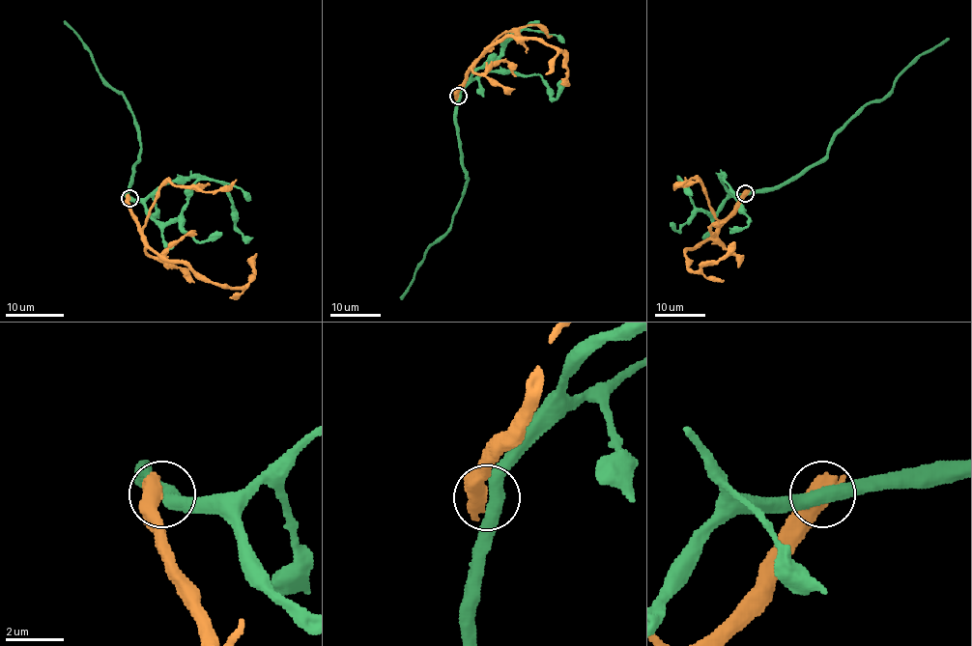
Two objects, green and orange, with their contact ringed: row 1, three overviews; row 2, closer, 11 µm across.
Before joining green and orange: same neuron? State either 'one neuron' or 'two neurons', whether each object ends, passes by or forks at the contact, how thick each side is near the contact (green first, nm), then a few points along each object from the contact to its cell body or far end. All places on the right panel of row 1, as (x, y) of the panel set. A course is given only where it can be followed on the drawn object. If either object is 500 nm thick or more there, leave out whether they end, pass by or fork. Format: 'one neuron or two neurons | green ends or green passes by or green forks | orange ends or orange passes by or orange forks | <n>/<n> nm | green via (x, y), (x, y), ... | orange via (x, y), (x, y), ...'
two neurons | 440/750 nm | green via (745, 193), (784, 185), (813, 166), (827, 154), (831, 140), (864, 107), (879, 101), (921, 55), (949, 39) | orange via (745, 193), (719, 229), (686, 252), (687, 266), (697, 272), (715, 265), (734, 241)

